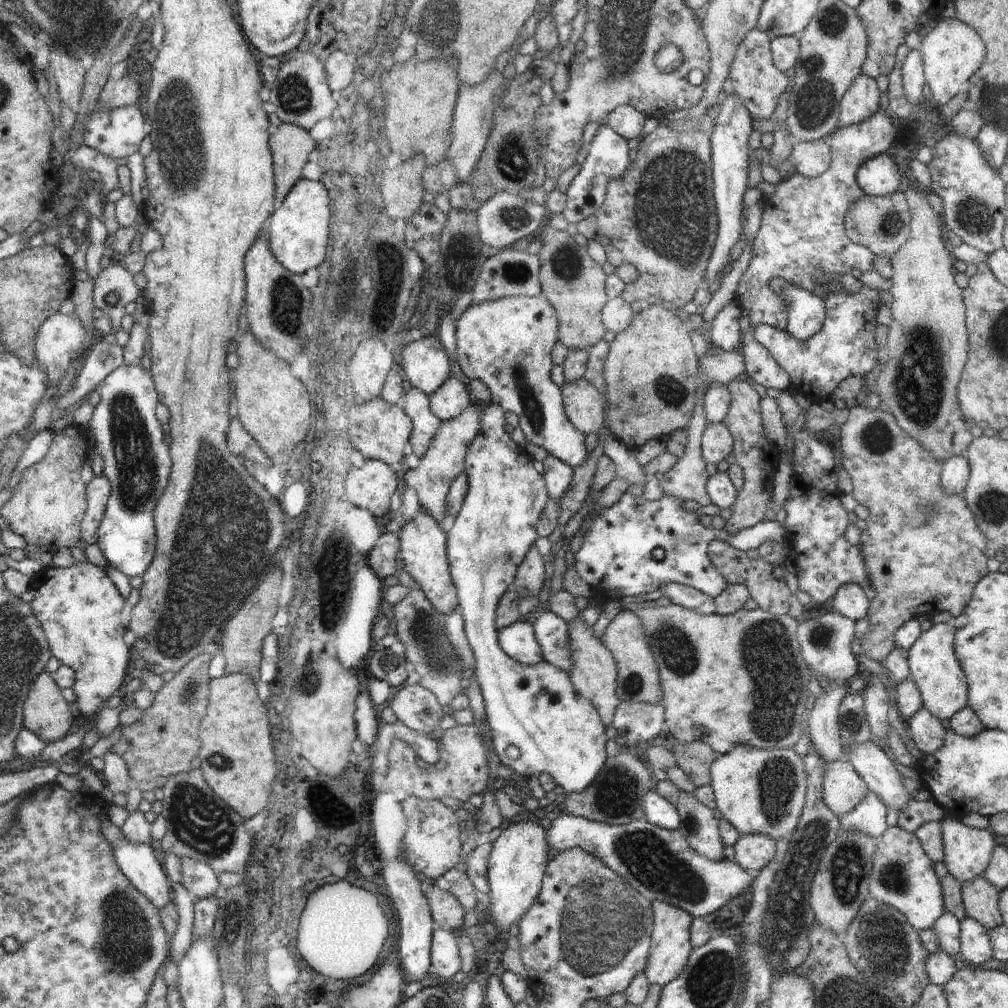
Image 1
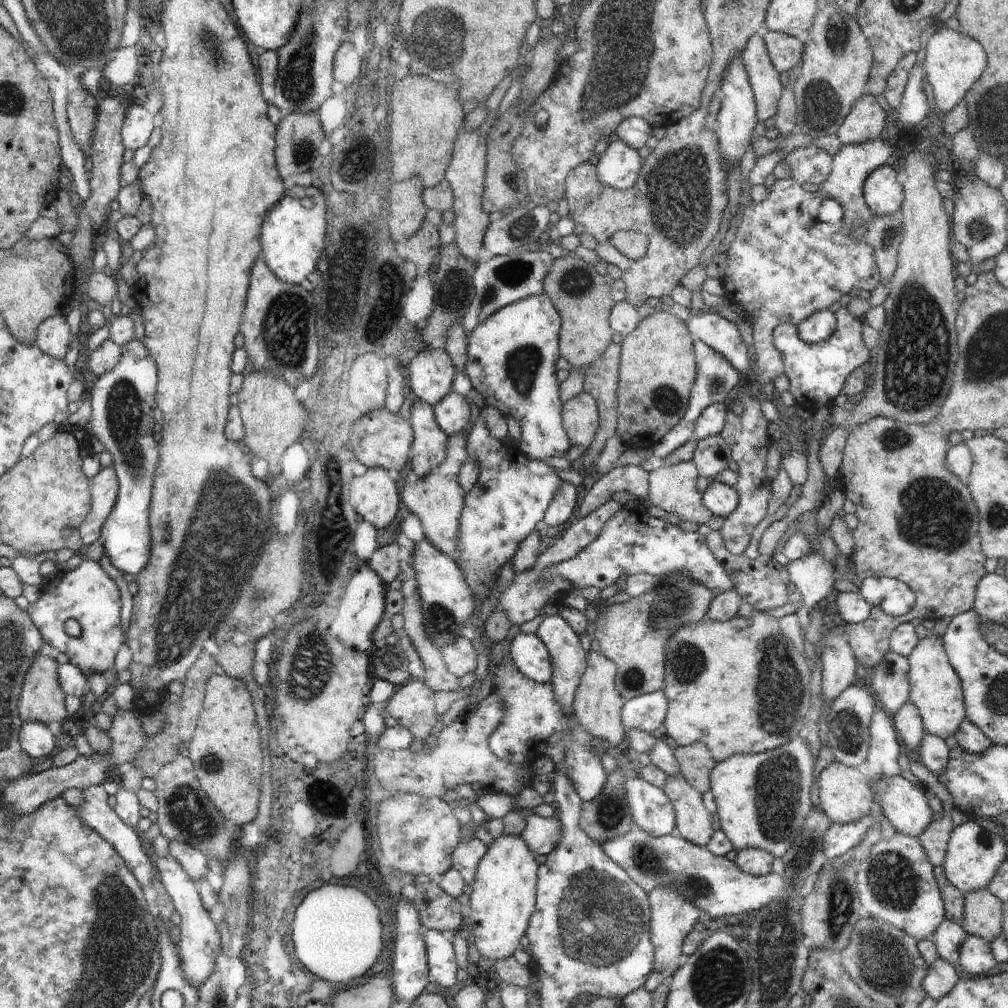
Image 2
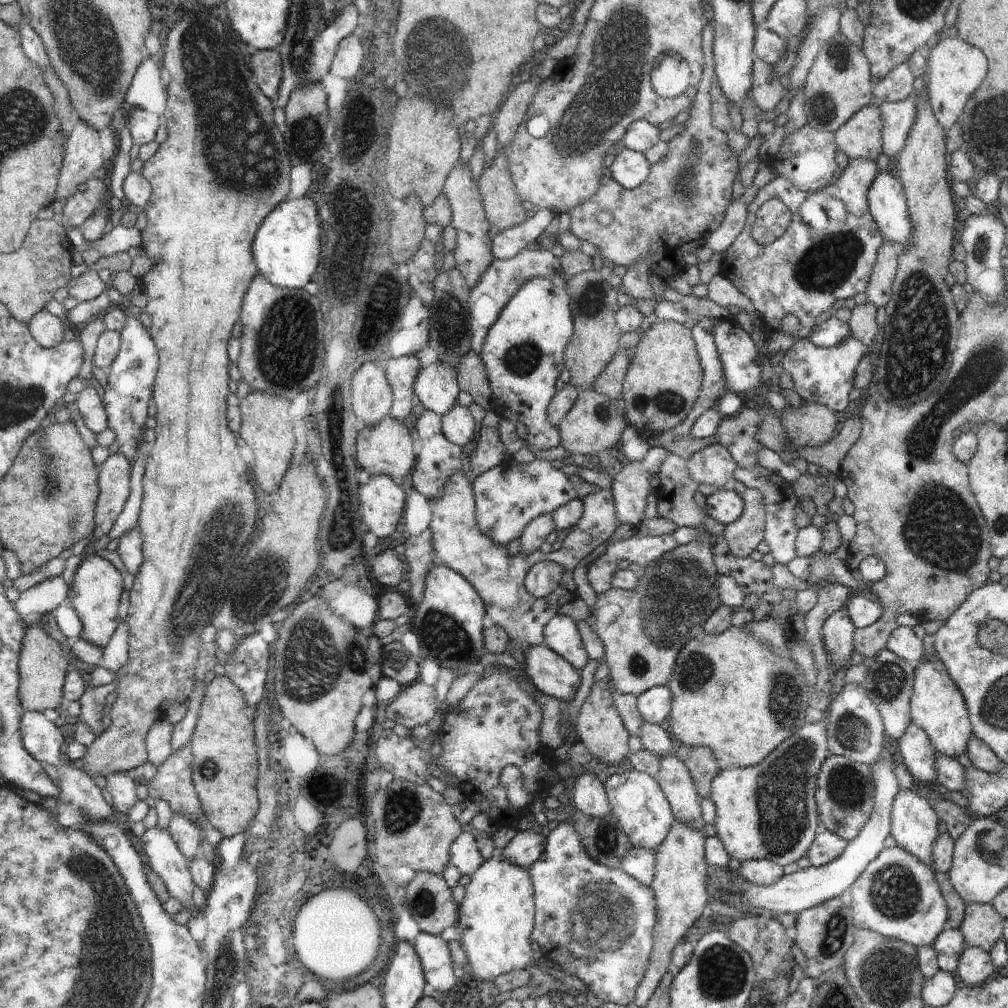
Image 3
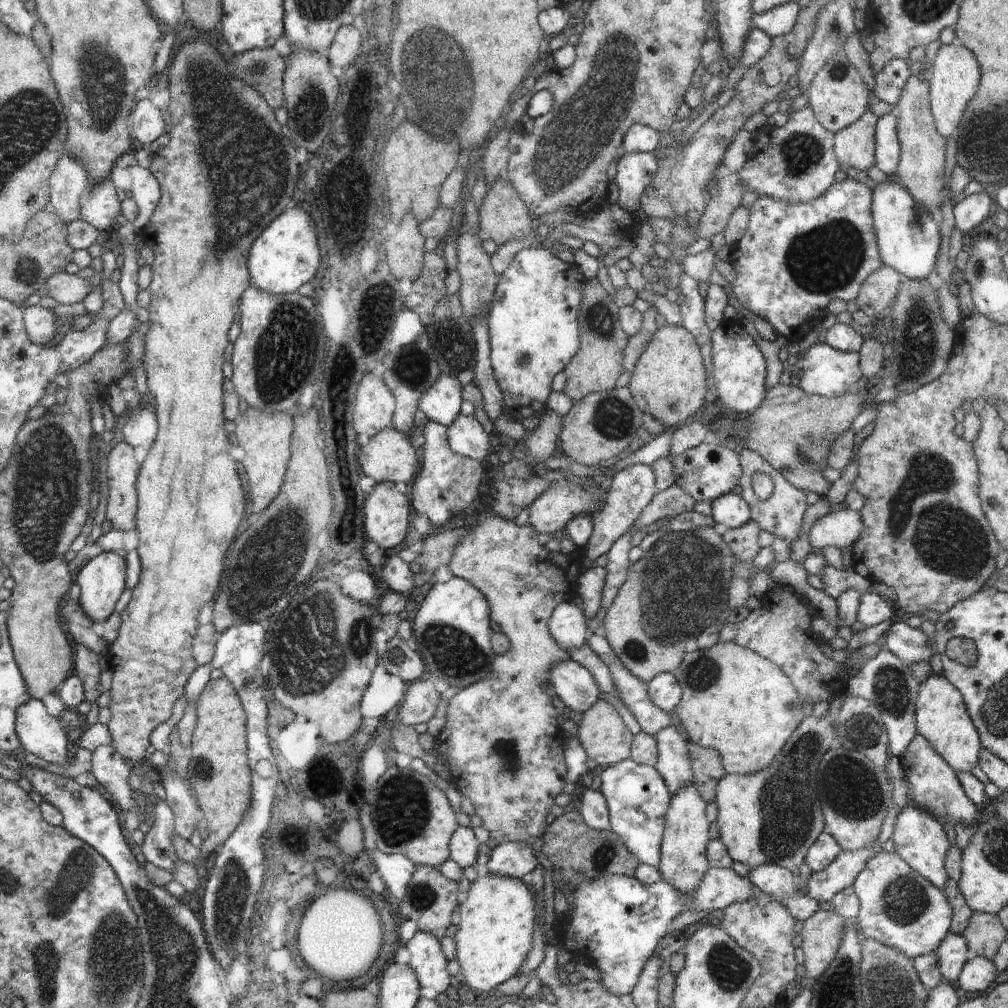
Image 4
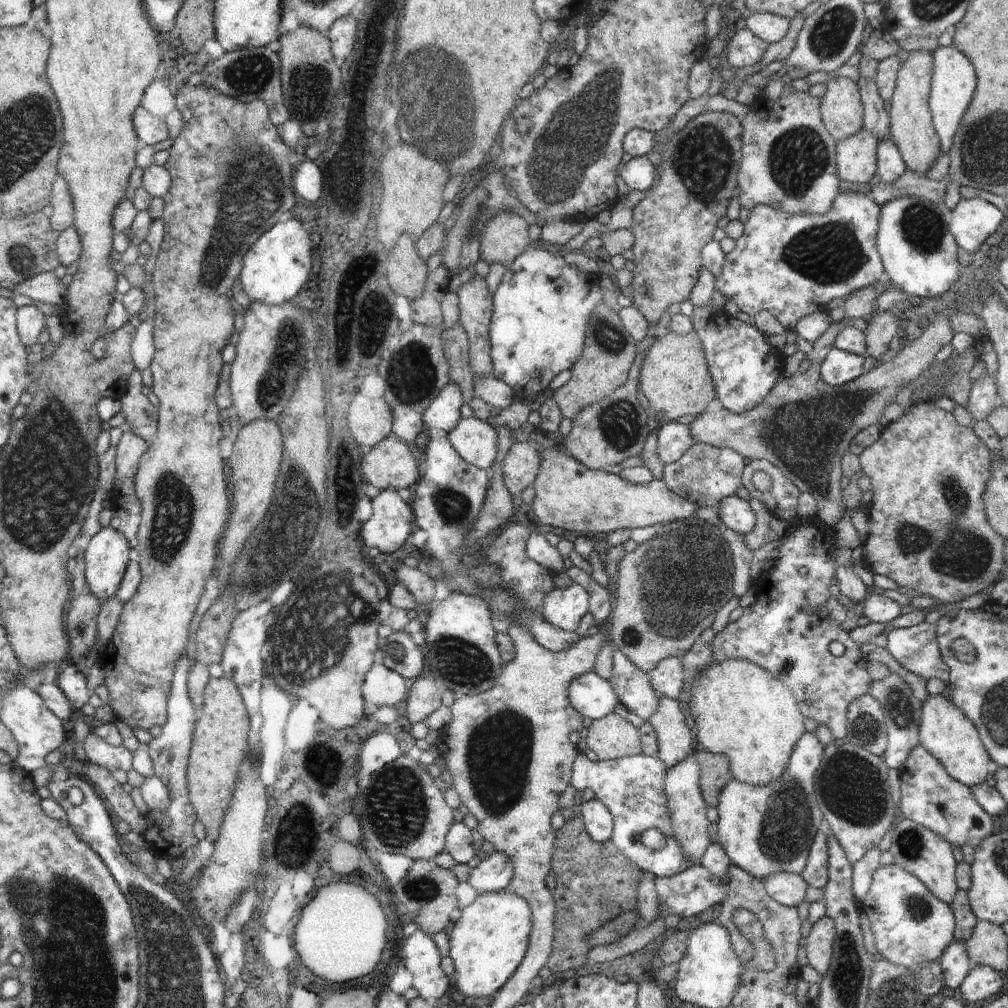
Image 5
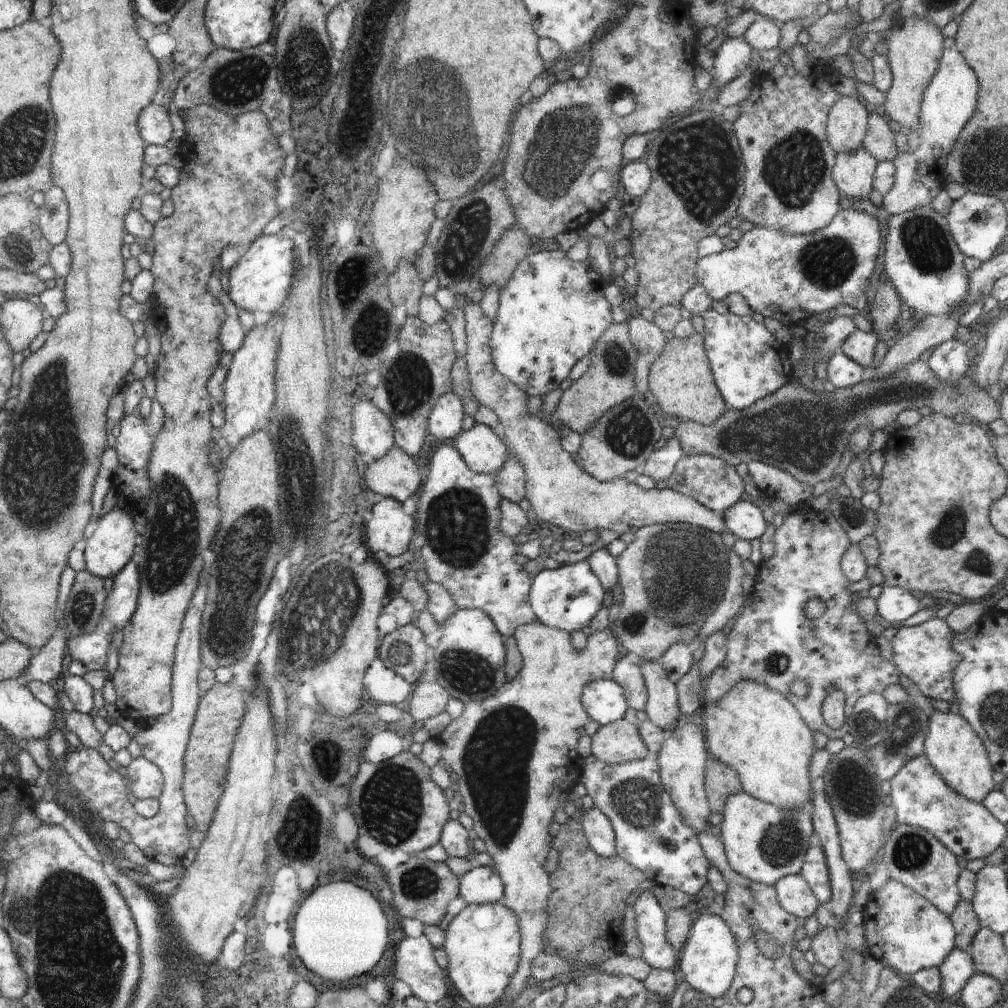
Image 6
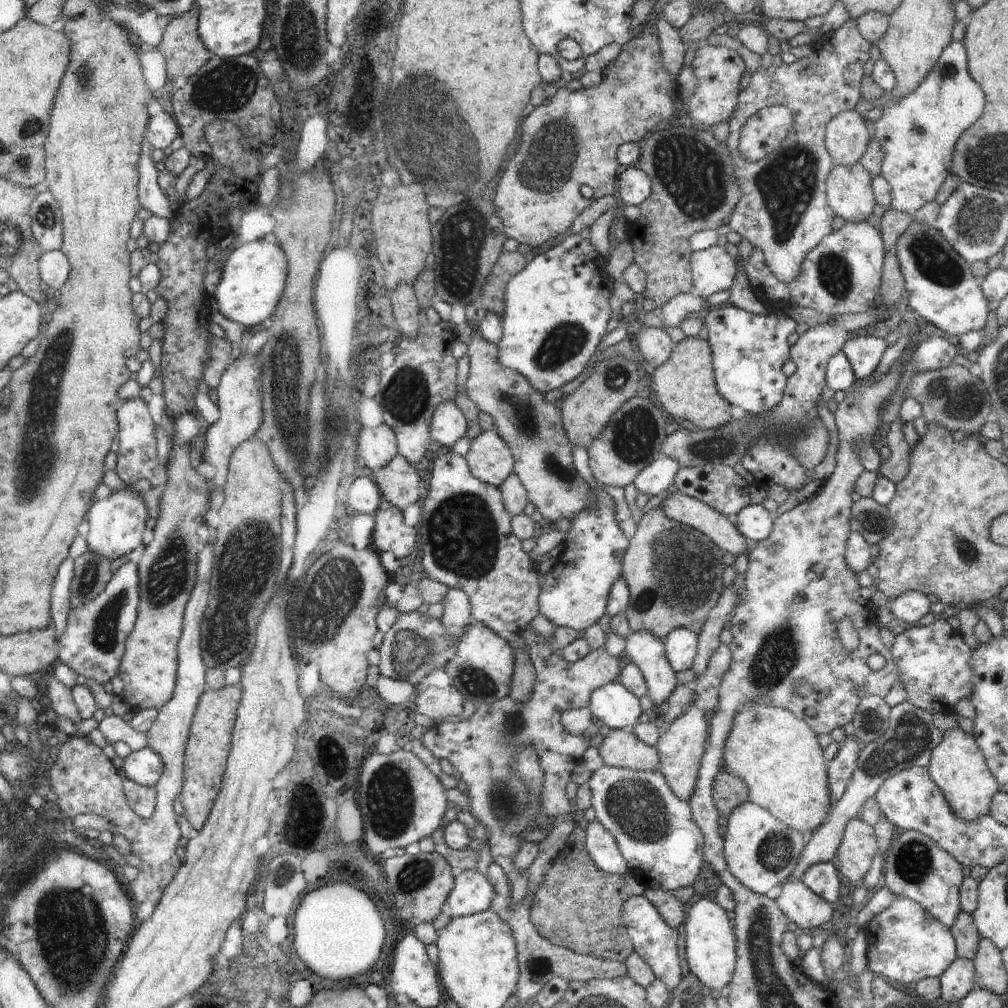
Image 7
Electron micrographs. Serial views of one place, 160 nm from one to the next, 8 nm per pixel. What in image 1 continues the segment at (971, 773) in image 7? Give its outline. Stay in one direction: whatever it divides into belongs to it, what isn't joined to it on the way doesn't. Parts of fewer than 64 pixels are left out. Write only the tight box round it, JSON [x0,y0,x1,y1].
[908,622,967,719]

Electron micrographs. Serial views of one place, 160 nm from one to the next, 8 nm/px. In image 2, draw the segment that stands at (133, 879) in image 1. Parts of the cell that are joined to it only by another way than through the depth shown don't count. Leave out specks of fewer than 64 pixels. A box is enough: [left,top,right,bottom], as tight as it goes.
[76,785,157,888]

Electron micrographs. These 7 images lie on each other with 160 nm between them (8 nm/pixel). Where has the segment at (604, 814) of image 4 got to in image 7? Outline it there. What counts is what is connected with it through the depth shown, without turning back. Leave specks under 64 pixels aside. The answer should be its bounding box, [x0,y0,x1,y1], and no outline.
[585,820,629,880]

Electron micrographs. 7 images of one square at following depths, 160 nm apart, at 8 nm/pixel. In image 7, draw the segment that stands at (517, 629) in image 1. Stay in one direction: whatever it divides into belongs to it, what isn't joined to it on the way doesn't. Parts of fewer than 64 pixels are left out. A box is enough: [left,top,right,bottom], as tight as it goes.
[589,681,642,729]

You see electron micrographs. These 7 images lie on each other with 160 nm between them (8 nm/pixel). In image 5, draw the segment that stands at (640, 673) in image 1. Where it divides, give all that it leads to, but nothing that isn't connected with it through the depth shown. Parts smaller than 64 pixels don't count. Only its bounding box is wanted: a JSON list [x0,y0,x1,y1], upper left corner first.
[609,518,732,673]

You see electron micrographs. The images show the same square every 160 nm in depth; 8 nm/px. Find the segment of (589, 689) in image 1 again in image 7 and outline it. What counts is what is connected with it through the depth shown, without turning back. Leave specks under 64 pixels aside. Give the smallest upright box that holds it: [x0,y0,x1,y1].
[598,729,659,771]

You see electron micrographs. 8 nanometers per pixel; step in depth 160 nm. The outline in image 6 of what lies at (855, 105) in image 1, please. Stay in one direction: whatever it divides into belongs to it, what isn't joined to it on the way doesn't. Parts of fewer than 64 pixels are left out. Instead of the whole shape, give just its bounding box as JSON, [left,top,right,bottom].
[833,146,876,200]

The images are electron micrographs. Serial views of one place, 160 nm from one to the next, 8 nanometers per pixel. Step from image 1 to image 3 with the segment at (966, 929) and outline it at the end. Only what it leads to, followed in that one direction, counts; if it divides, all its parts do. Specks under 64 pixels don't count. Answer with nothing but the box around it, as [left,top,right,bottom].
[957,945,995,987]

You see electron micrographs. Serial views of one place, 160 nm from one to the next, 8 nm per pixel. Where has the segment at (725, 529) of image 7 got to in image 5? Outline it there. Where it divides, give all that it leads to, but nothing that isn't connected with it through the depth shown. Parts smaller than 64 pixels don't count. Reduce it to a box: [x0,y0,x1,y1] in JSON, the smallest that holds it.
[457,275,698,536]

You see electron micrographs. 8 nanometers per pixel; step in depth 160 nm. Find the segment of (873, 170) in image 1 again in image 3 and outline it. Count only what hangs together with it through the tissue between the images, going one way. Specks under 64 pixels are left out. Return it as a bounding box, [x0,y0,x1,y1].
[868,173,912,250]

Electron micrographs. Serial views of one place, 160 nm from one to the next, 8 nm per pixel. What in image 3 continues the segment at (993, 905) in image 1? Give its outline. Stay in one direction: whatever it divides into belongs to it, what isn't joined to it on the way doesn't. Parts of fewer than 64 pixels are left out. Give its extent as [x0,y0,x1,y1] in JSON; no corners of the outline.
[959,904,1004,953]

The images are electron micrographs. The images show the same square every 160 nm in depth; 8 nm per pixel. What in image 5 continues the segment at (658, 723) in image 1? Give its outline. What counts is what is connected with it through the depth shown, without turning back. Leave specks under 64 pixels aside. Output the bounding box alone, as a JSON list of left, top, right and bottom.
[646,657,685,701]

